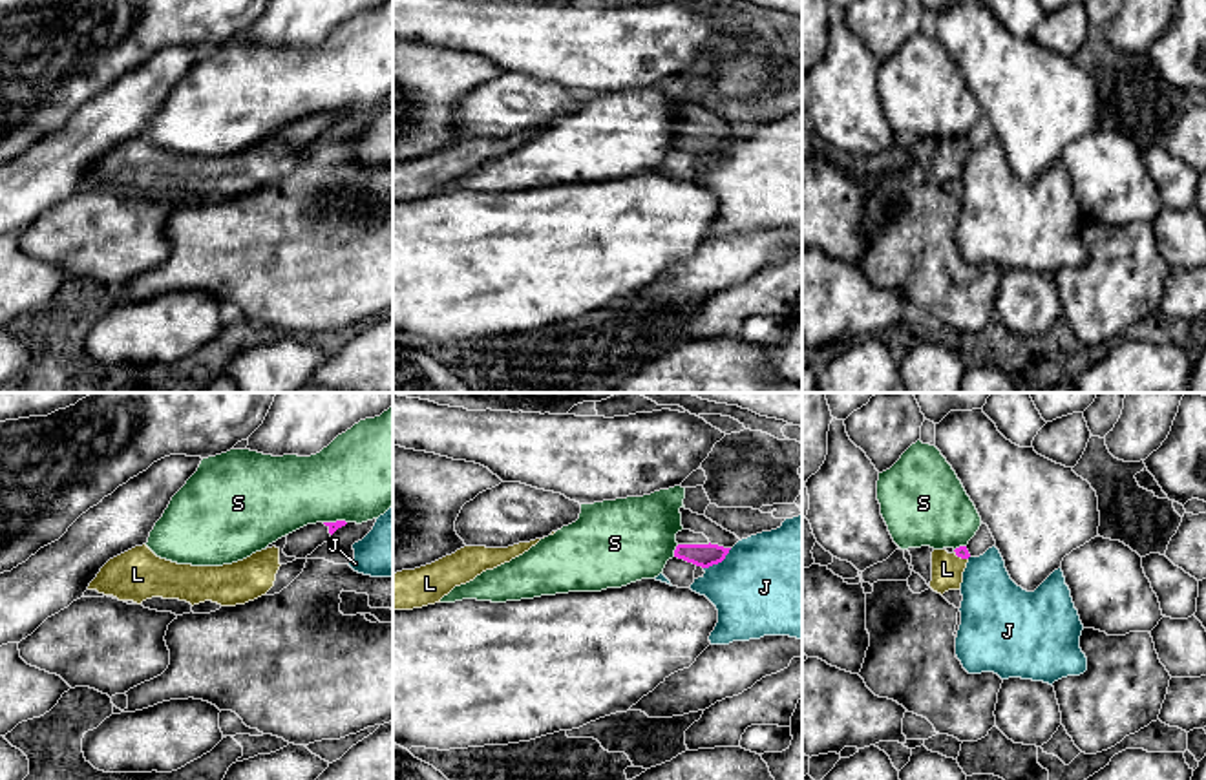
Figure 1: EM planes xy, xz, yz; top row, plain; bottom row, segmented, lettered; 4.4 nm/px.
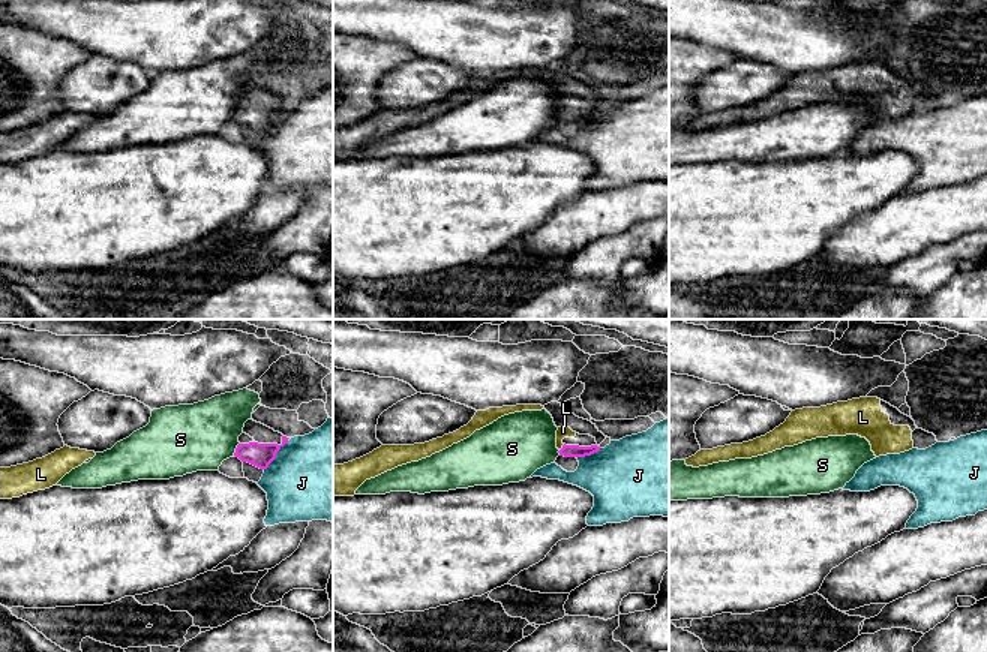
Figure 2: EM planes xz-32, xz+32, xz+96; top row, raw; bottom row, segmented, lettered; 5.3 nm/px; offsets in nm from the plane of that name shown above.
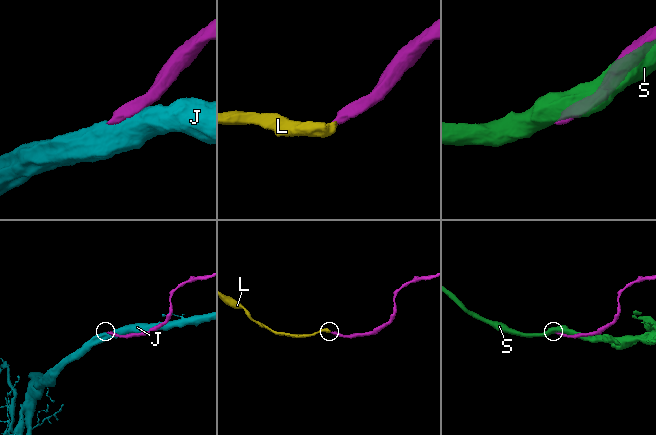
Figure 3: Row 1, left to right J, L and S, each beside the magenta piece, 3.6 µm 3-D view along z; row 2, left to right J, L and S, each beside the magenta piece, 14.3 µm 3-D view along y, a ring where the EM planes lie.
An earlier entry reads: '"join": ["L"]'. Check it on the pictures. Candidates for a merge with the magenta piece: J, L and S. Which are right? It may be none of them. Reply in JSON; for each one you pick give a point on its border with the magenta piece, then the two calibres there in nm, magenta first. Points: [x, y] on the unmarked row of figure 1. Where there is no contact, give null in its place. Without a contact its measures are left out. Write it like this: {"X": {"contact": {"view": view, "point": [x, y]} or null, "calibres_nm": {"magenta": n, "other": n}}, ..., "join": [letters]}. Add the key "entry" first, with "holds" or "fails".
{"entry": "holds", "L": {"contact": {"view": "yz", "point": [960, 147]}, "calibres_nm": {"magenta": 50, "other": 140}}, "join": ["L"]}

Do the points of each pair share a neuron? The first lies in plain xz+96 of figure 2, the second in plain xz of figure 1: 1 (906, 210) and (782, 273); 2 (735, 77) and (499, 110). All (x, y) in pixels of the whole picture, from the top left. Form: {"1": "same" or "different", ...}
{"1": "different", "2": "same"}

